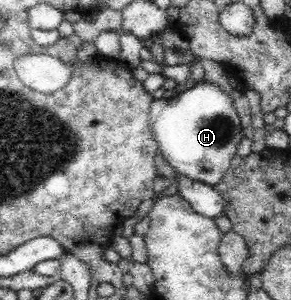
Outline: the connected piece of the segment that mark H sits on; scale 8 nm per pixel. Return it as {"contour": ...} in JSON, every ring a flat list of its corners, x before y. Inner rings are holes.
{"contour":[[205,80,169,99,154,100,150,104,148,127,157,143,158,154,177,174,210,186,223,178,244,137,231,96]]}

